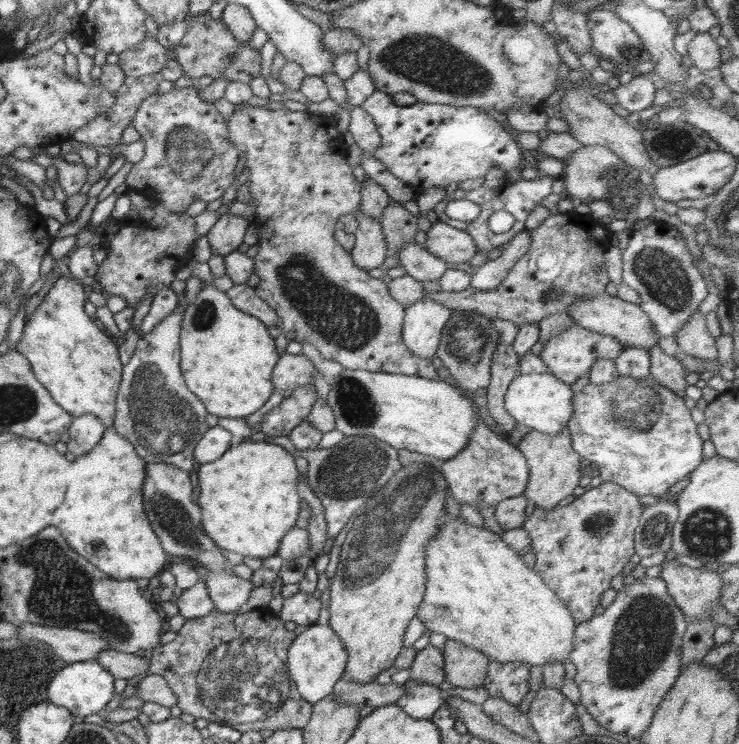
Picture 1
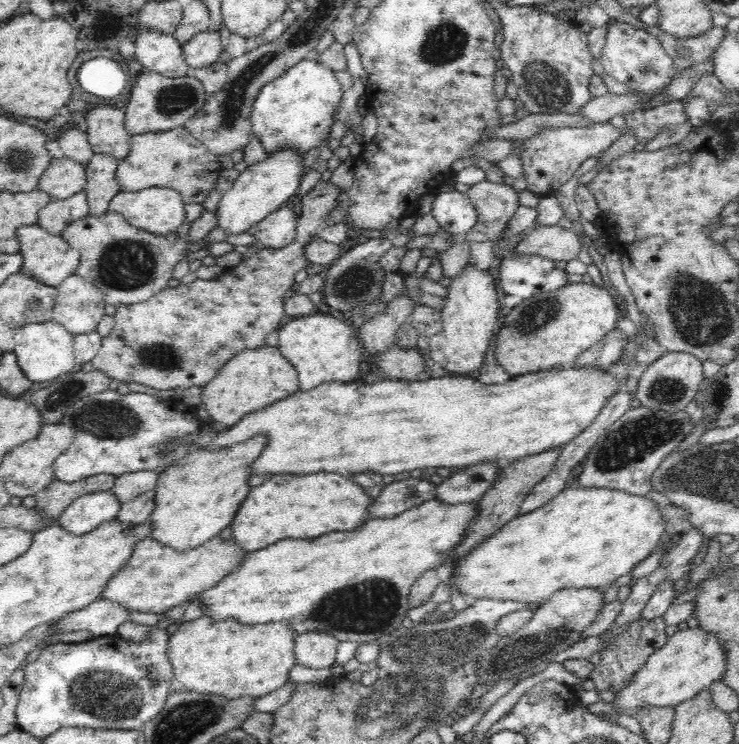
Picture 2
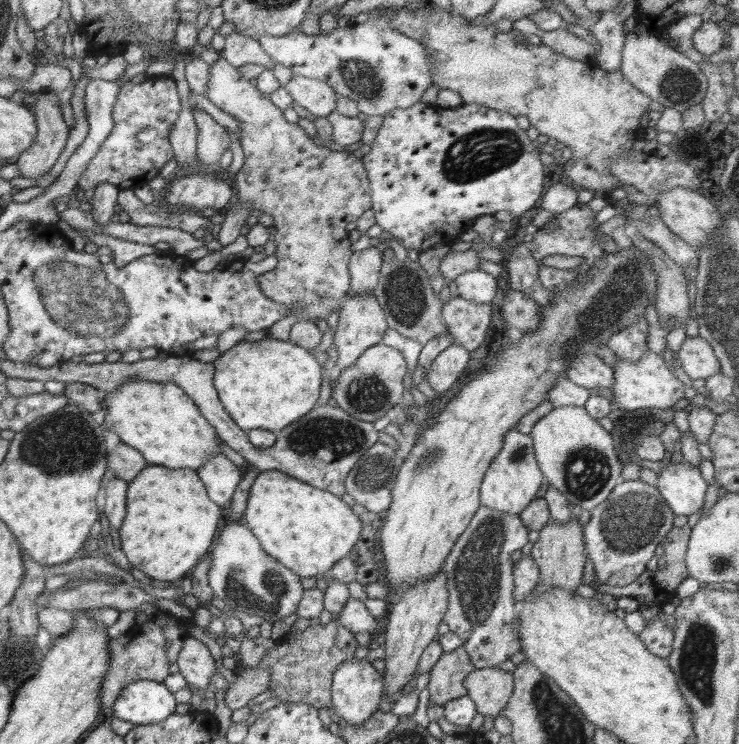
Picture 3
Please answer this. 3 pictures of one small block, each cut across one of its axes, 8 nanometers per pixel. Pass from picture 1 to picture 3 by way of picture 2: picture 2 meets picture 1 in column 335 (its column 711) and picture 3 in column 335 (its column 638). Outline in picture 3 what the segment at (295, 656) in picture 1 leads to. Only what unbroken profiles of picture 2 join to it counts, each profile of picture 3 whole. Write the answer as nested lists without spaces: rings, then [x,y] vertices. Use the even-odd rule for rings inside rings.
[[[366,658],[341,662],[334,671],[331,684],[331,705],[337,716],[347,723],[362,725],[378,710],[383,695],[383,676]]]

